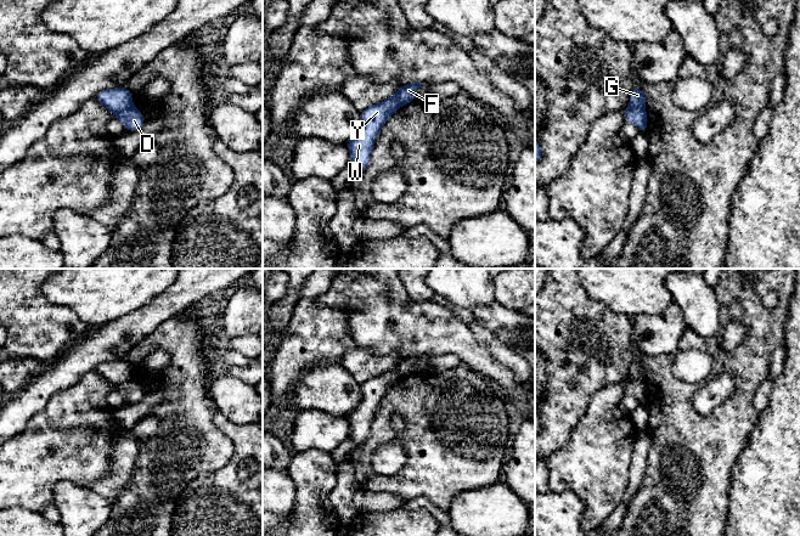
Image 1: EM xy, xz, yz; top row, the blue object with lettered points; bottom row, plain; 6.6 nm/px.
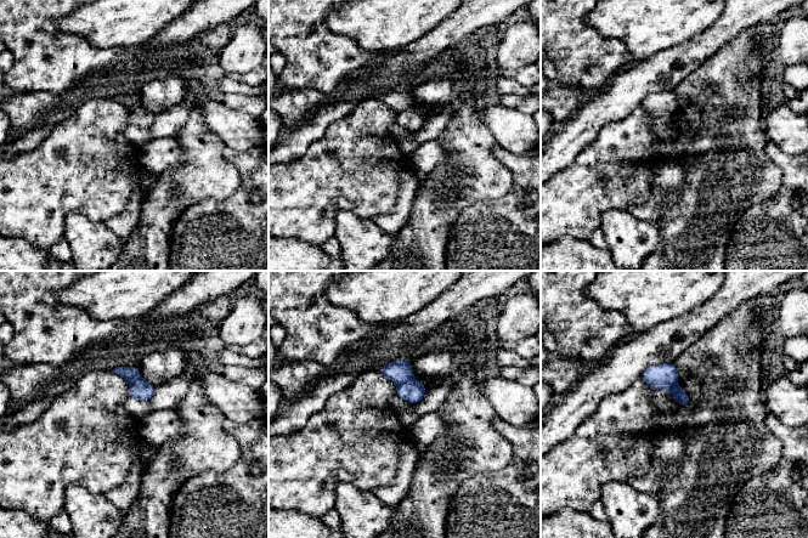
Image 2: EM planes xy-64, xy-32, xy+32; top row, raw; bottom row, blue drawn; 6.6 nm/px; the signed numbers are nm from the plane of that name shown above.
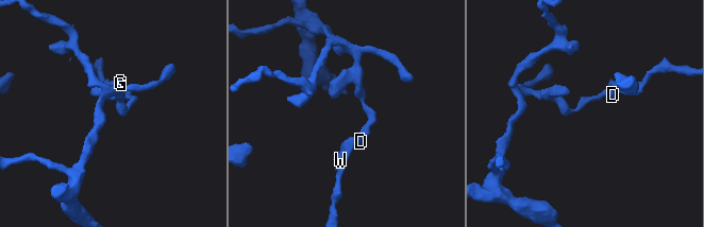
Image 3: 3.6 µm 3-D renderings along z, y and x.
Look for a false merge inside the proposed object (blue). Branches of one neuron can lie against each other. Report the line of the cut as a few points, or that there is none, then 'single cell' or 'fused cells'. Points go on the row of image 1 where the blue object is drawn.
cut xy (130, 105), (116, 114); fused cells

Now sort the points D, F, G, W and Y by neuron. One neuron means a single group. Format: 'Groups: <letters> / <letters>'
Groups: D F / G W Y

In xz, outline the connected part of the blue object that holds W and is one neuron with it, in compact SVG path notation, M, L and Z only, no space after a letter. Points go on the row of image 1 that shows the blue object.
M395 94L360 112L362 122L361 130L355 139L347 142L351 157L350 167L356 173L365 170L370 164L373 143L381 128L399 107L398 94Z

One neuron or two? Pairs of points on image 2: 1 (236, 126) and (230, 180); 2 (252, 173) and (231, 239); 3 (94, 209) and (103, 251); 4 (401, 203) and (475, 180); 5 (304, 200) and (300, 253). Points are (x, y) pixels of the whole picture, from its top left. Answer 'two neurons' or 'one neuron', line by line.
1: two neurons
2: one neuron
3: two neurons
4: two neurons
5: two neurons

